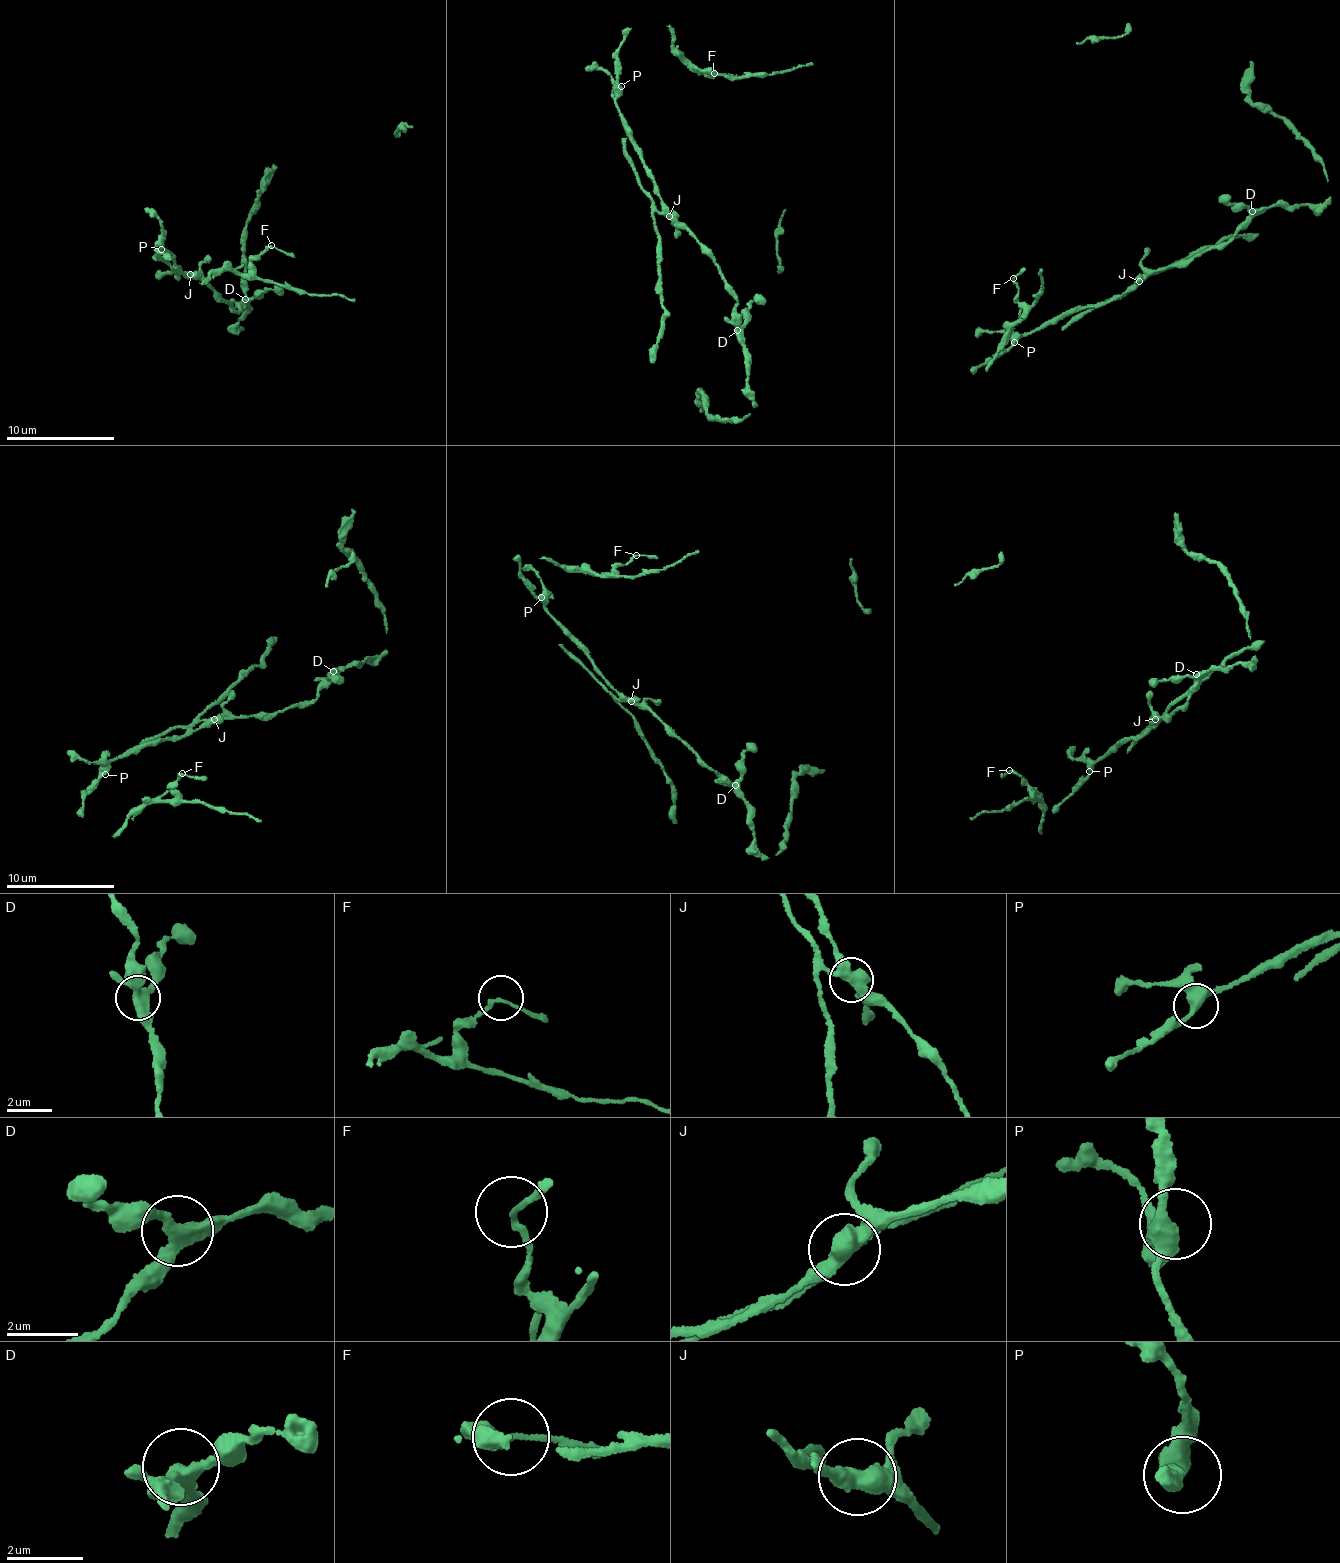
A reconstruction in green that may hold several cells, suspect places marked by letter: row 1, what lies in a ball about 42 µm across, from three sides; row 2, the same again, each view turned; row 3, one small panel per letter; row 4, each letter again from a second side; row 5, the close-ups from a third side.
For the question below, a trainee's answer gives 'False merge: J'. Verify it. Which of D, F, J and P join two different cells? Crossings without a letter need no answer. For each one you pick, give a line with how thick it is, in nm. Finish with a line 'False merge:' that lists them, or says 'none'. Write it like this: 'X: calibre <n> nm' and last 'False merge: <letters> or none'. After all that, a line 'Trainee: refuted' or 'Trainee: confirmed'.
J: calibre 440 nm
False merge: J
Trainee: confirmed

